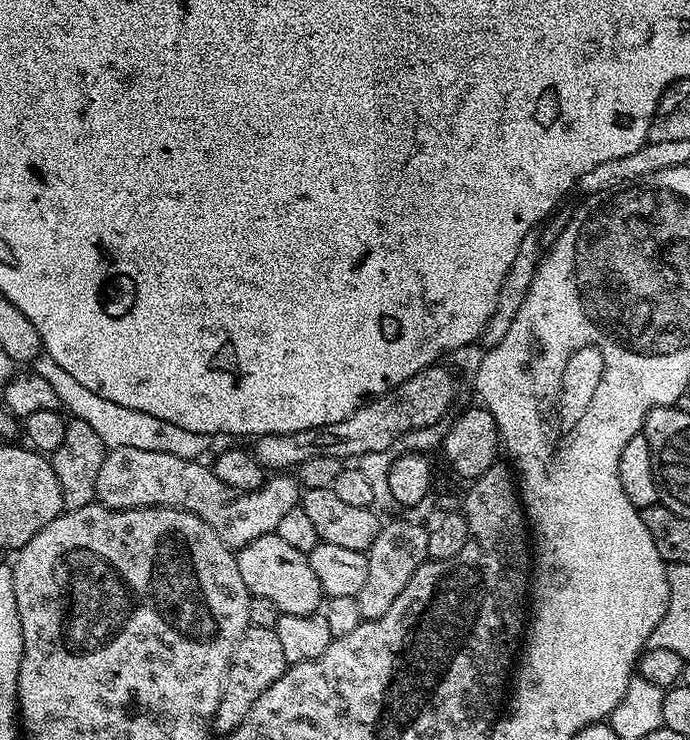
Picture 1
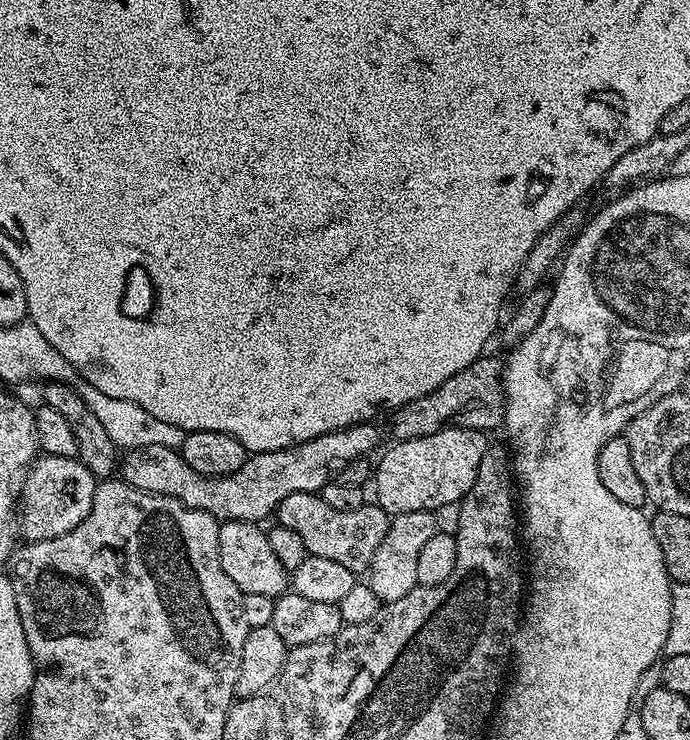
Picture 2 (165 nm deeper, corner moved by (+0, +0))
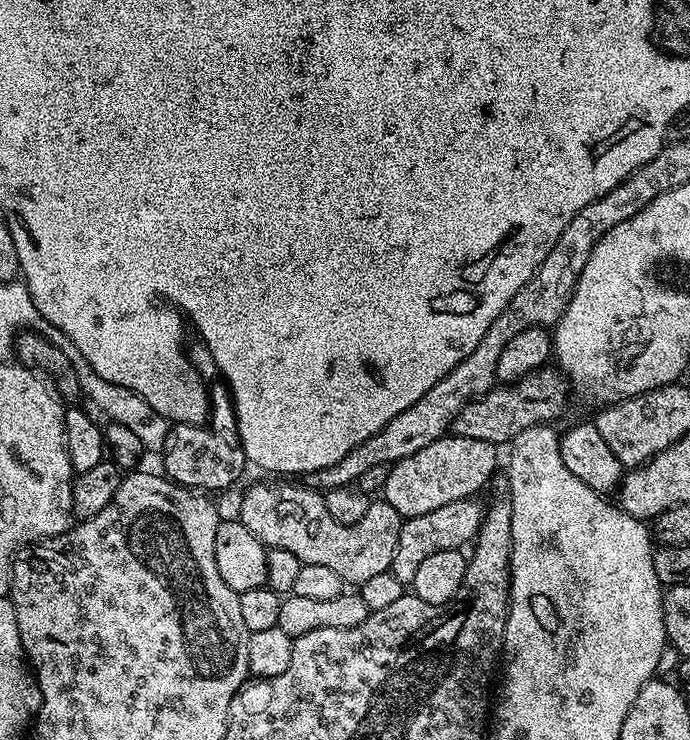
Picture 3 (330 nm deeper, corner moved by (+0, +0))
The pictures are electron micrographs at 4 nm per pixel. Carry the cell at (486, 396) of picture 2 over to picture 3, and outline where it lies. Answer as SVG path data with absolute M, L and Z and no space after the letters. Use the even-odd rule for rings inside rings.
M545 366L514 384L493 386L486 395L469 402L456 416L451 431L458 436L478 438L497 446L511 445L522 430L556 422L552 420L558 419L568 404L568 388L570 392L569 381L555 367Z

